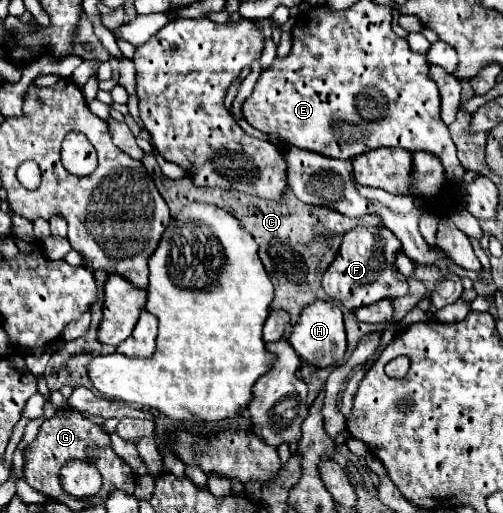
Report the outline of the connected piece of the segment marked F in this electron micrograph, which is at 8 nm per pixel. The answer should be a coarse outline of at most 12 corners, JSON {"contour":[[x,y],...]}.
{"contour":[[356,227],[322,275],[354,311],[408,293],[396,235]]}

